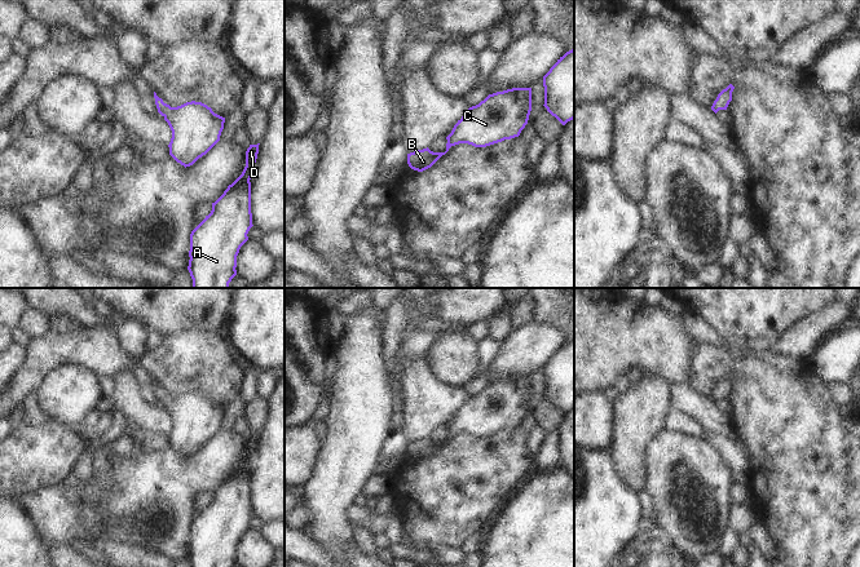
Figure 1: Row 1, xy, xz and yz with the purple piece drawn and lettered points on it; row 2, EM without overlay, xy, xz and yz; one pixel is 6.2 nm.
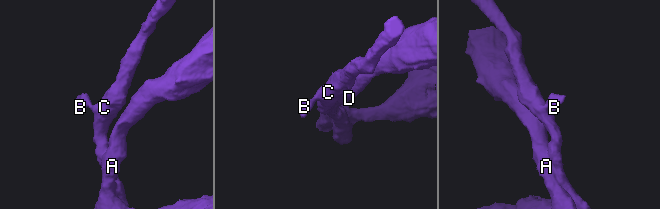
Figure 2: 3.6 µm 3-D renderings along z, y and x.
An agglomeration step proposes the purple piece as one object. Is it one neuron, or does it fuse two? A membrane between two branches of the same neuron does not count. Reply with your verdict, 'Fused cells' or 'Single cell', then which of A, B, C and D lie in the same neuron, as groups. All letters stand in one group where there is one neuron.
Single cell. Groups: A B C D.

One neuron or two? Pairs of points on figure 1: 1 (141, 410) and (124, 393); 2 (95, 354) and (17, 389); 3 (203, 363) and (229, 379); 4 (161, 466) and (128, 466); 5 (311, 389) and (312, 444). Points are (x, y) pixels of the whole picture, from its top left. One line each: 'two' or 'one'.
1: one
2: one
3: one
4: one
5: two

